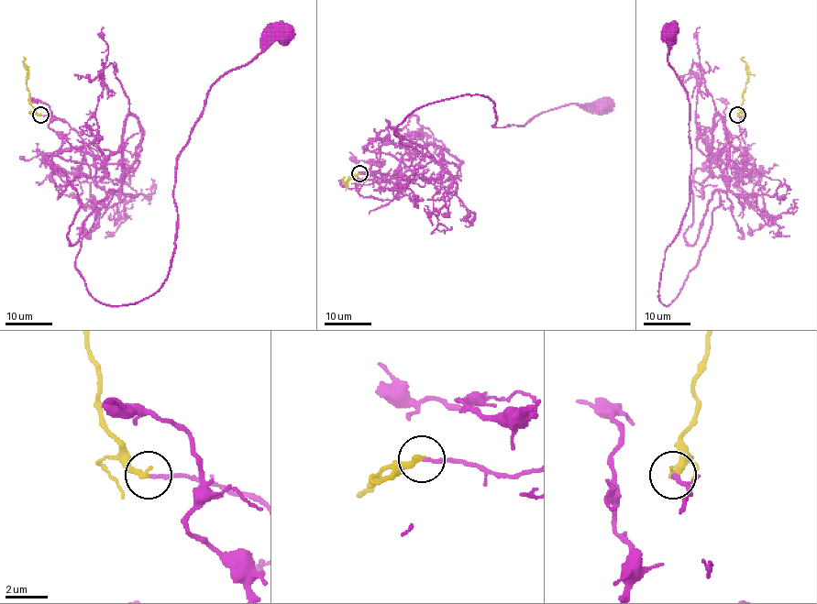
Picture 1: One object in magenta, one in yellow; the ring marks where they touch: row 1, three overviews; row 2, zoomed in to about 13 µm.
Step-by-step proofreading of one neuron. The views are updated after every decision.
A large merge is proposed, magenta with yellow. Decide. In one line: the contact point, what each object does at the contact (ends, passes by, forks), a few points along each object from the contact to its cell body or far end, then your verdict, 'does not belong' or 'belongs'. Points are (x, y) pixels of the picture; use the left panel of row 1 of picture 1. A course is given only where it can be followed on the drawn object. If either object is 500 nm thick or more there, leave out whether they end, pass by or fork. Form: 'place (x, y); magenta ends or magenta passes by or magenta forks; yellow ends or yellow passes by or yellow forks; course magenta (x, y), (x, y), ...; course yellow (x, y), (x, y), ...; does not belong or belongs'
place (40, 115); magenta ends; yellow ends; course magenta (40, 115), (98, 169), (138, 163), (75, 269), (103, 303), (142, 301), (207, 91), (282, 30); course yellow (40, 115), (28, 101), (27, 66), (23, 57); belongs

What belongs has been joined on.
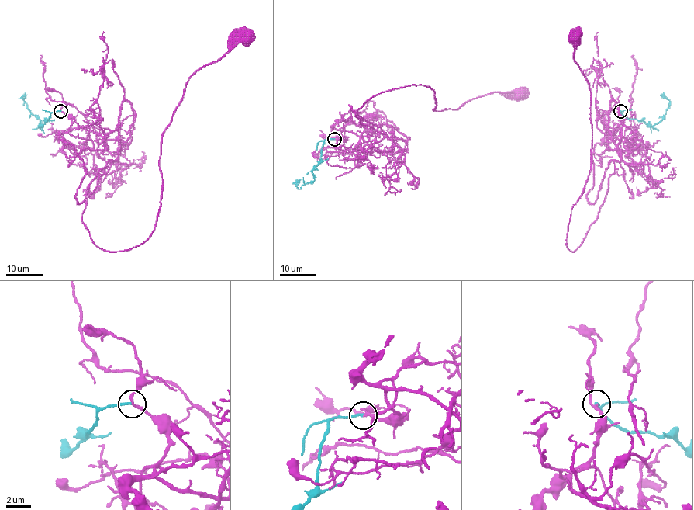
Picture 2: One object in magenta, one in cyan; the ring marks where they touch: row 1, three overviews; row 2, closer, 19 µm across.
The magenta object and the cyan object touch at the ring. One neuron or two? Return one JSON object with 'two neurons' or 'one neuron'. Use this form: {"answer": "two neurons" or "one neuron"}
{"answer": "one neuron"}

